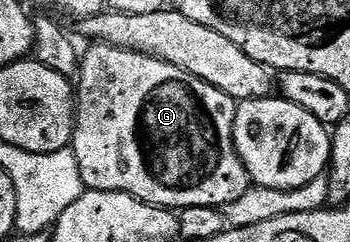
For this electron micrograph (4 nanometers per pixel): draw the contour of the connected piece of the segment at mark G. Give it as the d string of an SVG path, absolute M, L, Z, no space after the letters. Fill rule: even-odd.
M98 41L87 46L89 49L83 50L82 56L78 61L78 78L80 77L80 85L78 81L78 92L74 97L74 124L72 126L72 139L70 142L70 148L74 159L78 163L78 171L82 175L82 183L85 190L93 189L94 191L122 191L123 193L129 193L134 195L134 199L138 199L142 203L150 203L151 205L159 205L162 209L170 209L173 211L179 211L182 209L189 209L190 207L223 207L234 203L234 199L239 199L240 196L246 195L246 191L250 187L248 174L244 171L244 164L238 154L236 154L236 148L234 147L234 119L236 118L236 102L230 95L226 95L226 91L218 91L218 87L214 87L210 83L206 83L202 79L198 79L194 75L190 75L190 71L186 71L182 67L174 67L174 63L166 63L162 59L157 57L147 57L145 53L135 53L129 49L115 49L113 45L107 45L105 41Z

